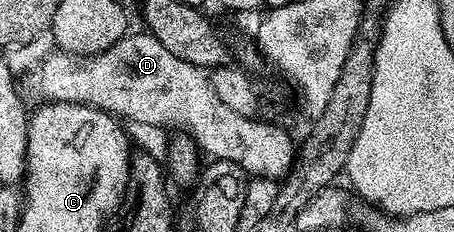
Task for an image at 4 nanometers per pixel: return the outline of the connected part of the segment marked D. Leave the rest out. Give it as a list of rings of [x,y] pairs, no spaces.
[[[150,31],[135,32],[126,34],[97,56],[70,56],[53,50],[25,76],[30,75],[24,91],[29,91],[37,102],[88,104],[133,124],[186,127],[209,158],[230,160],[253,178],[281,178],[290,171],[295,163],[295,142],[280,128],[280,123],[235,114],[235,110],[223,106],[202,69],[175,57]]]

